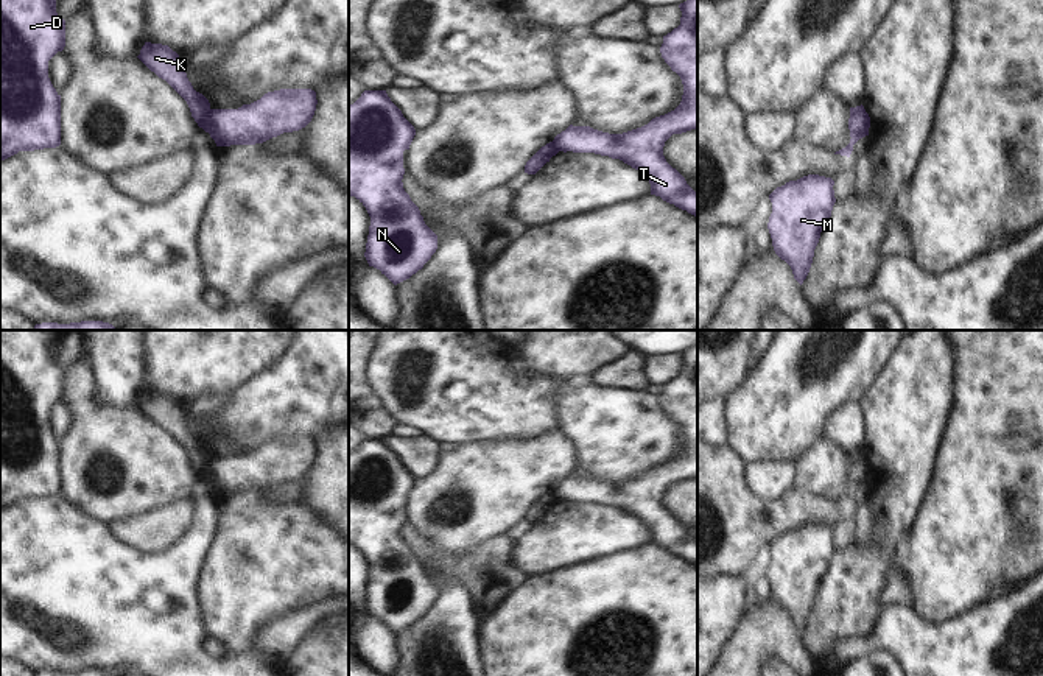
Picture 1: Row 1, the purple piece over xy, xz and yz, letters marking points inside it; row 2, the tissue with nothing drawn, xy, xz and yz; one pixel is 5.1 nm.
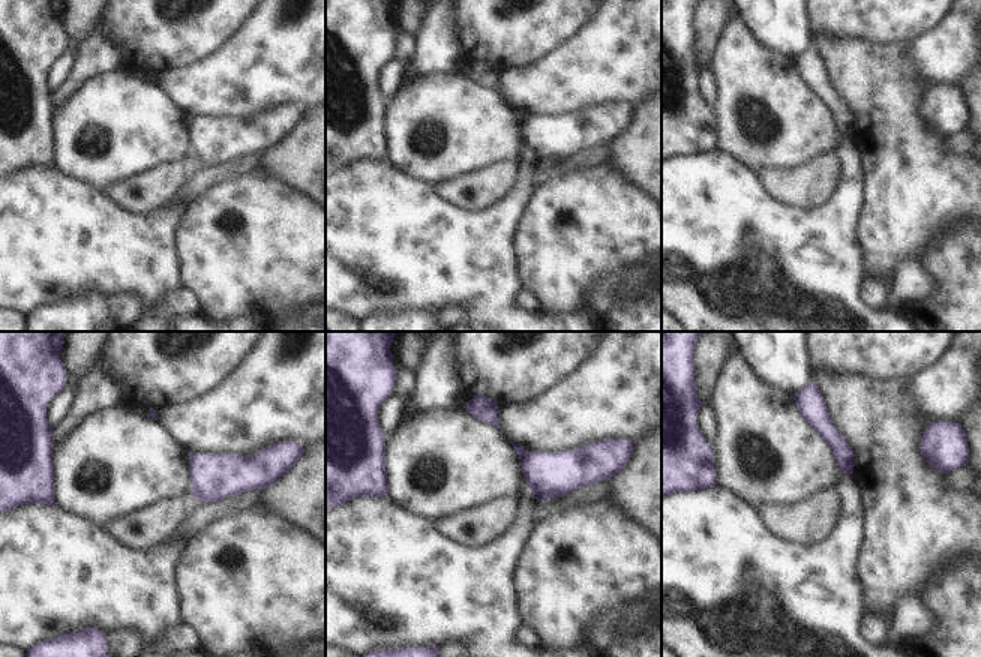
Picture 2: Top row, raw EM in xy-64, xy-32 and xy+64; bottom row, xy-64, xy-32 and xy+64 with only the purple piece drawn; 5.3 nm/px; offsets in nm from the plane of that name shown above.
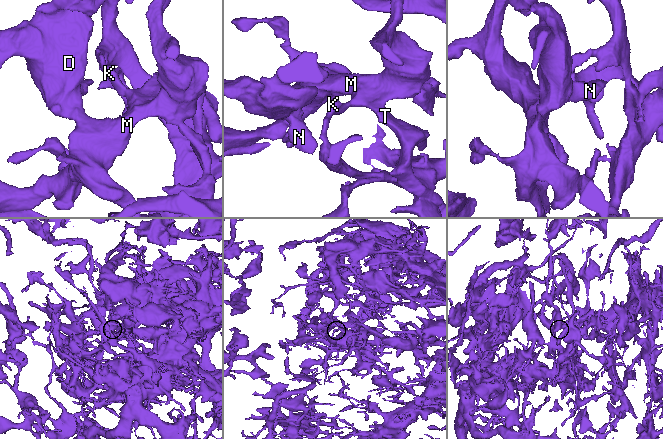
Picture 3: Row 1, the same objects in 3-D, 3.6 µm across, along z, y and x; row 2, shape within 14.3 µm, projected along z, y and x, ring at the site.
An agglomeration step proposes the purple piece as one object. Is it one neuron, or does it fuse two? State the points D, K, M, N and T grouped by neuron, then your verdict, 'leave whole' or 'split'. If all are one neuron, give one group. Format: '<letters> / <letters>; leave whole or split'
D M N T / K; split

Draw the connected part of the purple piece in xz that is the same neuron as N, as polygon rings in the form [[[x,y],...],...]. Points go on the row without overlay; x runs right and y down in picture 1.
[[[364,439],[349,455],[349,545],[355,545],[370,565],[364,606],[394,634],[409,628],[437,598],[437,584],[425,573],[419,556],[403,537],[403,500],[416,484],[414,475],[391,450],[386,439]]]

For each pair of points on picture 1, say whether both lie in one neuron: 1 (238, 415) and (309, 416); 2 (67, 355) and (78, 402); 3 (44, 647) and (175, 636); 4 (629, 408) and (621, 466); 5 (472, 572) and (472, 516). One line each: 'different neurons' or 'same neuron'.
1: same neuron
2: different neurons
3: same neuron
4: same neuron
5: different neurons

